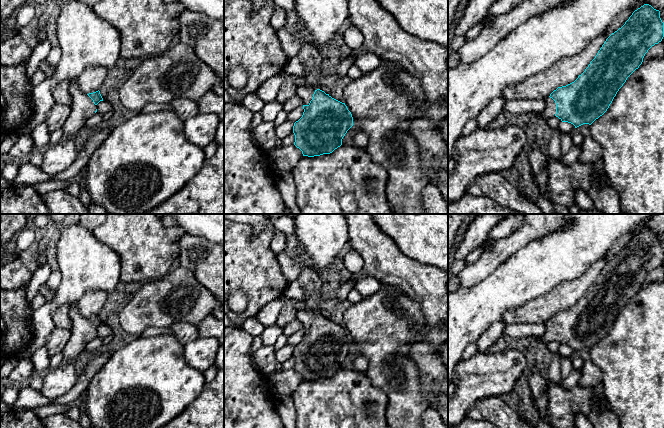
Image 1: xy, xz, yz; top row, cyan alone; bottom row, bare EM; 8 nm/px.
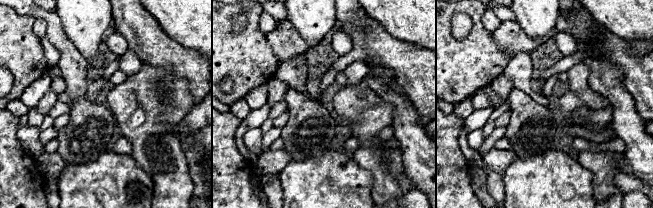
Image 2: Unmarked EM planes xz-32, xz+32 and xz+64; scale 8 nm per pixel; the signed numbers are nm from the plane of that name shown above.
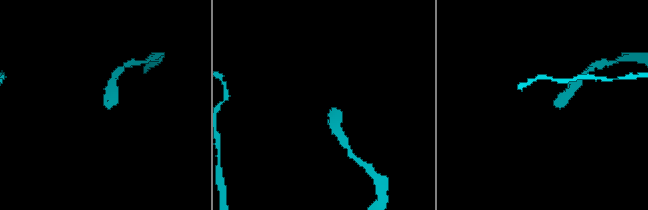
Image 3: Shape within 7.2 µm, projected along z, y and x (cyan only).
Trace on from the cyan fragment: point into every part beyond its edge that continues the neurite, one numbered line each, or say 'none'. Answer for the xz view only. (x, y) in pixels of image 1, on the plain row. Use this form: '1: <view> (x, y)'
1: xz (305, 317)

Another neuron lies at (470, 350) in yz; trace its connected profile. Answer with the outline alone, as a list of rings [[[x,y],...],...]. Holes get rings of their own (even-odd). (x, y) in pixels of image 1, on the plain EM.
[[[472,342],[472,343],[470,343],[470,344],[467,345],[467,347],[465,348],[465,350],[464,350],[461,358],[464,359],[464,360],[468,360],[468,359],[470,359],[476,352],[477,352],[476,344],[475,344],[475,342]]]

